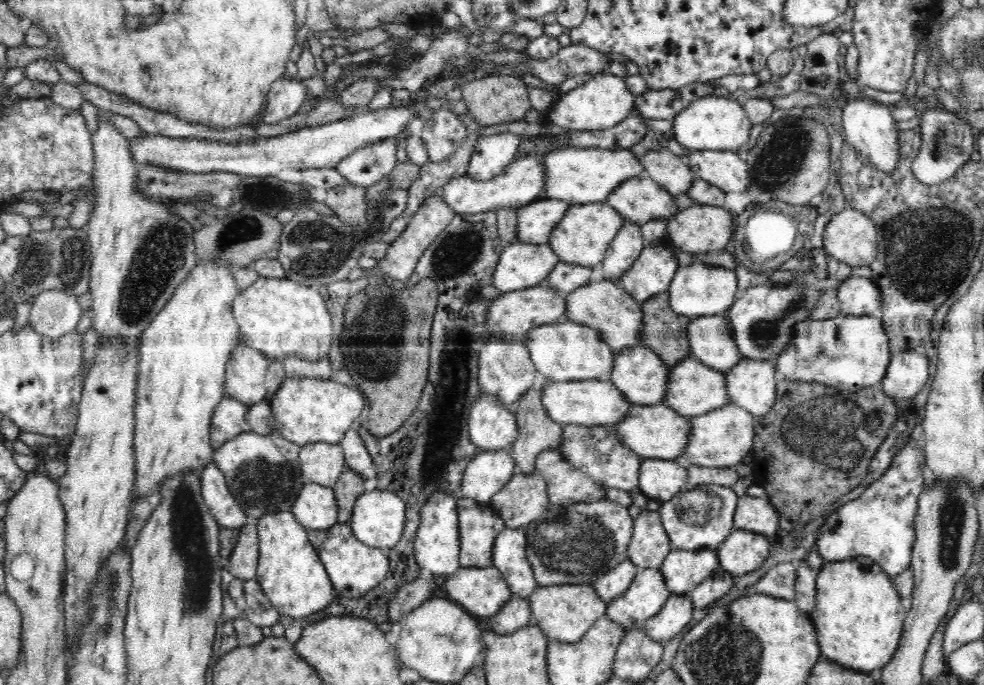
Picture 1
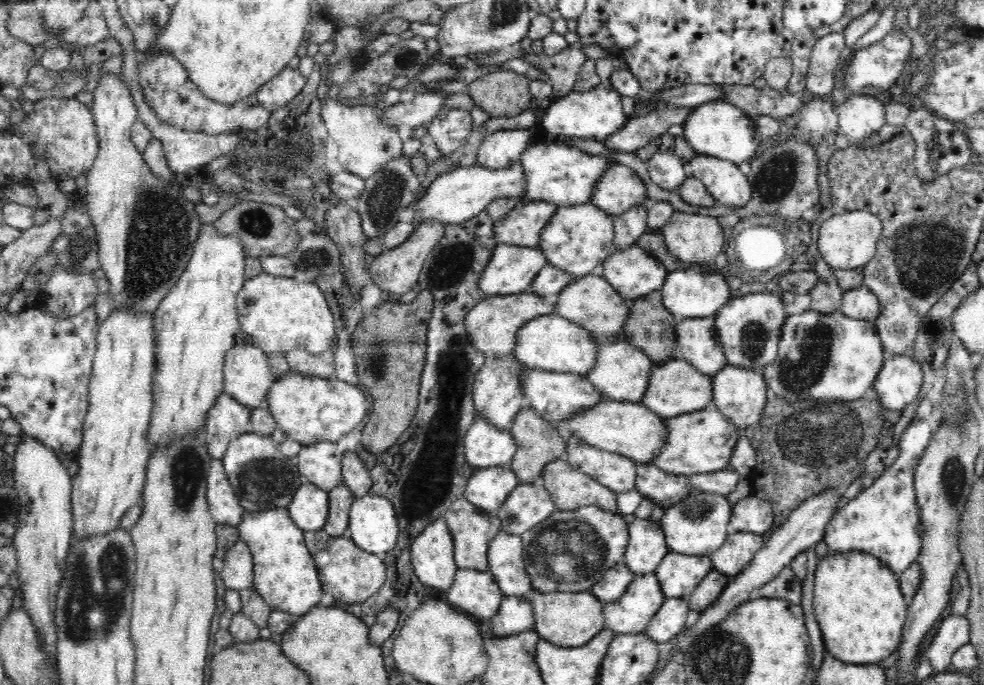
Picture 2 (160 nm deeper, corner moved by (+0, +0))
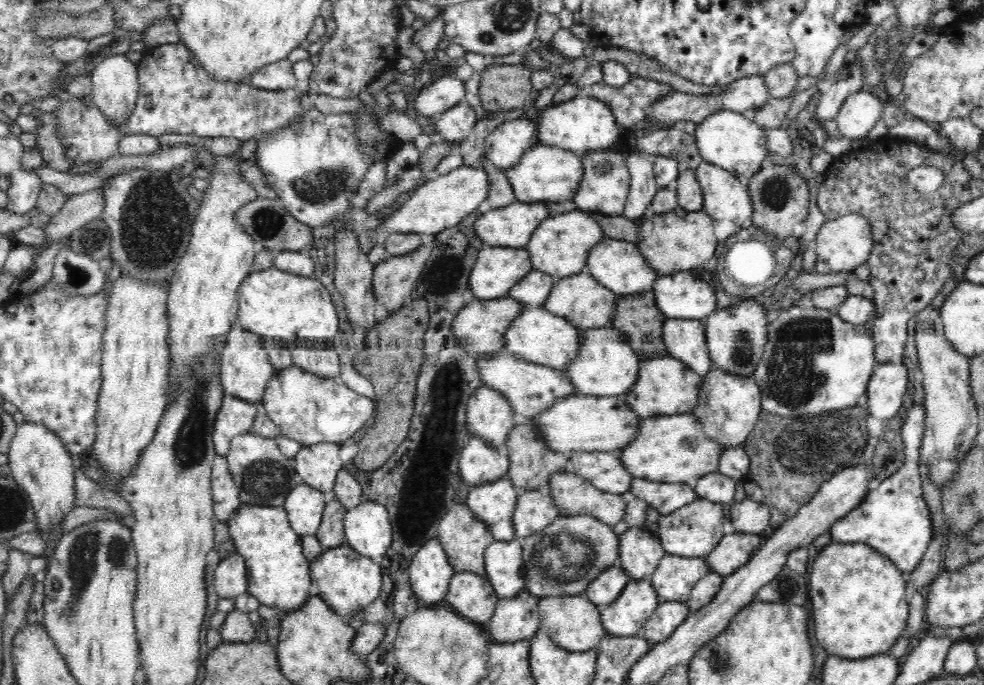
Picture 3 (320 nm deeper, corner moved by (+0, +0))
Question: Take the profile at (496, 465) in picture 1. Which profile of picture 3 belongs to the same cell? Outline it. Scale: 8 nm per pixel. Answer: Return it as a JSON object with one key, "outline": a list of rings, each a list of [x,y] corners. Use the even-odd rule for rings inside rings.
{"outline":[[[506,476],[471,487],[465,506],[487,523],[495,541],[510,542],[517,538],[512,516],[518,498],[512,481]]]}

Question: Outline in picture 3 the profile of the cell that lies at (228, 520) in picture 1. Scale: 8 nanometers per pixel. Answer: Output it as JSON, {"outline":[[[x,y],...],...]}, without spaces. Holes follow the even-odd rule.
{"outline":[[[218,455],[213,462],[211,474],[211,492],[213,493],[215,522],[226,522],[235,552],[244,557],[248,569],[250,585],[247,592],[257,598],[261,604],[265,604],[280,613],[298,610],[314,593],[315,587],[311,579],[311,563],[303,555],[301,535],[299,535],[287,519],[286,509],[280,506],[250,506],[242,504],[239,490],[229,471],[226,457]]]}

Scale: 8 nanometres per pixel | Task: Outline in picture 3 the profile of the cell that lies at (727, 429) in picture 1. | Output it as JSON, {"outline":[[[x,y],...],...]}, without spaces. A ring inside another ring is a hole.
{"outline":[[[691,412],[642,419],[636,438],[616,451],[633,478],[668,484],[684,482],[692,488],[700,477],[719,470],[719,456],[723,452],[723,446],[702,433],[698,419]]]}

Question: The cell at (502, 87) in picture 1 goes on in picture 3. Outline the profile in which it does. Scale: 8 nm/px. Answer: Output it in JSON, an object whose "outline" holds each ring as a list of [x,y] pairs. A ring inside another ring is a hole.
{"outline":[[[525,65],[489,66],[481,73],[479,98],[487,112],[522,108],[531,101],[532,69]]]}

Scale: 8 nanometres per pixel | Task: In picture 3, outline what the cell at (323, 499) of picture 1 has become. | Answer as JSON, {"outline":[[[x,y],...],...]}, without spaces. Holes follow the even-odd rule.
{"outline":[[[303,482],[291,490],[283,508],[286,509],[291,527],[299,535],[314,535],[327,502],[326,494]]]}

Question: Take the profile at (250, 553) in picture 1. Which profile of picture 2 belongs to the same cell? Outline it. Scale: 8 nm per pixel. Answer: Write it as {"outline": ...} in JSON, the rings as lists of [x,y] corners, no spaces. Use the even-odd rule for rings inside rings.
{"outline":[[[239,539],[223,558],[223,569],[219,572],[224,586],[230,590],[242,590],[253,586],[254,563],[248,545]]]}

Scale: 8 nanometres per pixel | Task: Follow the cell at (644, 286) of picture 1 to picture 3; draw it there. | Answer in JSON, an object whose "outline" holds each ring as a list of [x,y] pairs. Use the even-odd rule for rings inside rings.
{"outline":[[[604,236],[588,253],[587,265],[584,272],[592,275],[600,284],[613,290],[618,296],[631,295],[650,291],[659,277],[655,270],[648,266],[645,258],[640,254],[639,247],[631,242],[614,240]]]}

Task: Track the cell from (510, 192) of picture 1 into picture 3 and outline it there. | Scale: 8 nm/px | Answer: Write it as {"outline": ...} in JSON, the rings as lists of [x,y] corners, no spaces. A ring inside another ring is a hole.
{"outline":[[[479,165],[456,168],[439,175],[436,179],[425,179],[413,190],[408,200],[399,205],[390,215],[380,219],[379,226],[388,234],[436,234],[458,224],[462,218],[477,211],[479,204],[487,197],[489,180]]]}

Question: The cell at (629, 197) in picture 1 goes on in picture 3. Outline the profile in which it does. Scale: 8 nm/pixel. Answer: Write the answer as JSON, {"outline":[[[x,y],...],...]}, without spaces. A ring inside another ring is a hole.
{"outline":[[[614,149],[589,151],[581,154],[580,161],[584,166],[583,177],[571,200],[574,206],[592,214],[622,215],[630,188],[630,175],[623,153]]]}

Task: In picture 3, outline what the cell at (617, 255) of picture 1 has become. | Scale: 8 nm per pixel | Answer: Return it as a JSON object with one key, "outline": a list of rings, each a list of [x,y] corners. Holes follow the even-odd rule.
{"outline":[[[633,151],[628,156],[627,166],[630,175],[630,188],[628,198],[622,215],[636,223],[647,215],[647,206],[652,202],[659,186],[655,183],[654,158],[650,154]]]}

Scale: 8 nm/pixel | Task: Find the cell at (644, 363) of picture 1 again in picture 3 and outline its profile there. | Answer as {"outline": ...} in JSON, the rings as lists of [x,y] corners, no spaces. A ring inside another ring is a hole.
{"outline":[[[612,326],[580,330],[579,354],[563,370],[572,380],[577,395],[588,397],[623,397],[636,386],[640,359],[622,332]]]}

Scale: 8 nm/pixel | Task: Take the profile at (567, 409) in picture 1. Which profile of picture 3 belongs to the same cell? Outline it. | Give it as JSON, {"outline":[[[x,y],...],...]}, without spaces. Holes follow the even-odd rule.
{"outline":[[[504,348],[498,352],[484,355],[484,358],[477,359],[477,362],[478,377],[480,377],[482,386],[502,393],[508,399],[512,410],[515,413],[523,414],[529,420],[534,420],[538,413],[551,407],[554,402],[576,395],[572,380],[563,371],[518,359]]]}

